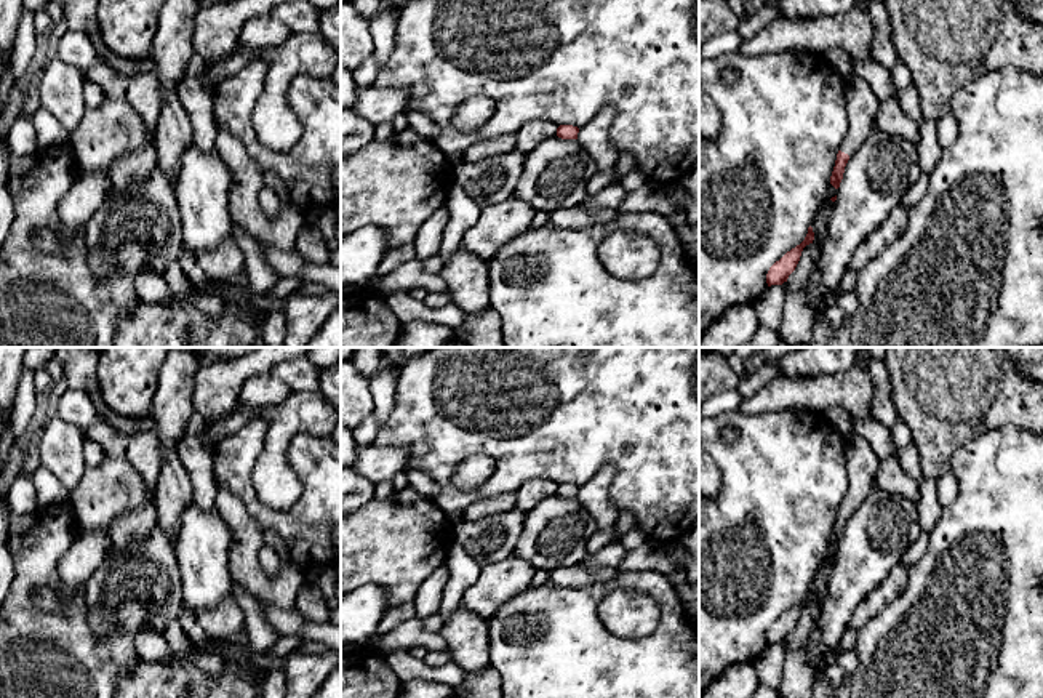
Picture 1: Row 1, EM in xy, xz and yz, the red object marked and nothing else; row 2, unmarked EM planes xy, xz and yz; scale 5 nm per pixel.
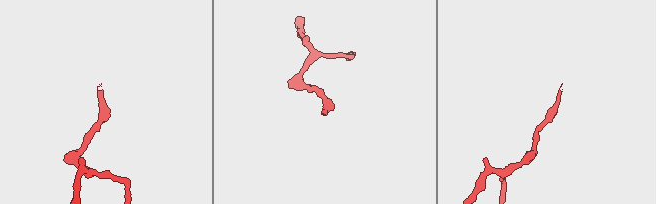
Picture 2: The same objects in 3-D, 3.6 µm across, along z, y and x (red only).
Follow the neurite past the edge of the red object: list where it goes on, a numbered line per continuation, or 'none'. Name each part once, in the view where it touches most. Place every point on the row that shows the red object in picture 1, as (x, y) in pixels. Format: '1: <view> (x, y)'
1: yz (863, 104)

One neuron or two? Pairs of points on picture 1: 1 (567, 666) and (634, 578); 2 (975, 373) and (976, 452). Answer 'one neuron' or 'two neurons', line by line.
1: one neuron
2: two neurons

